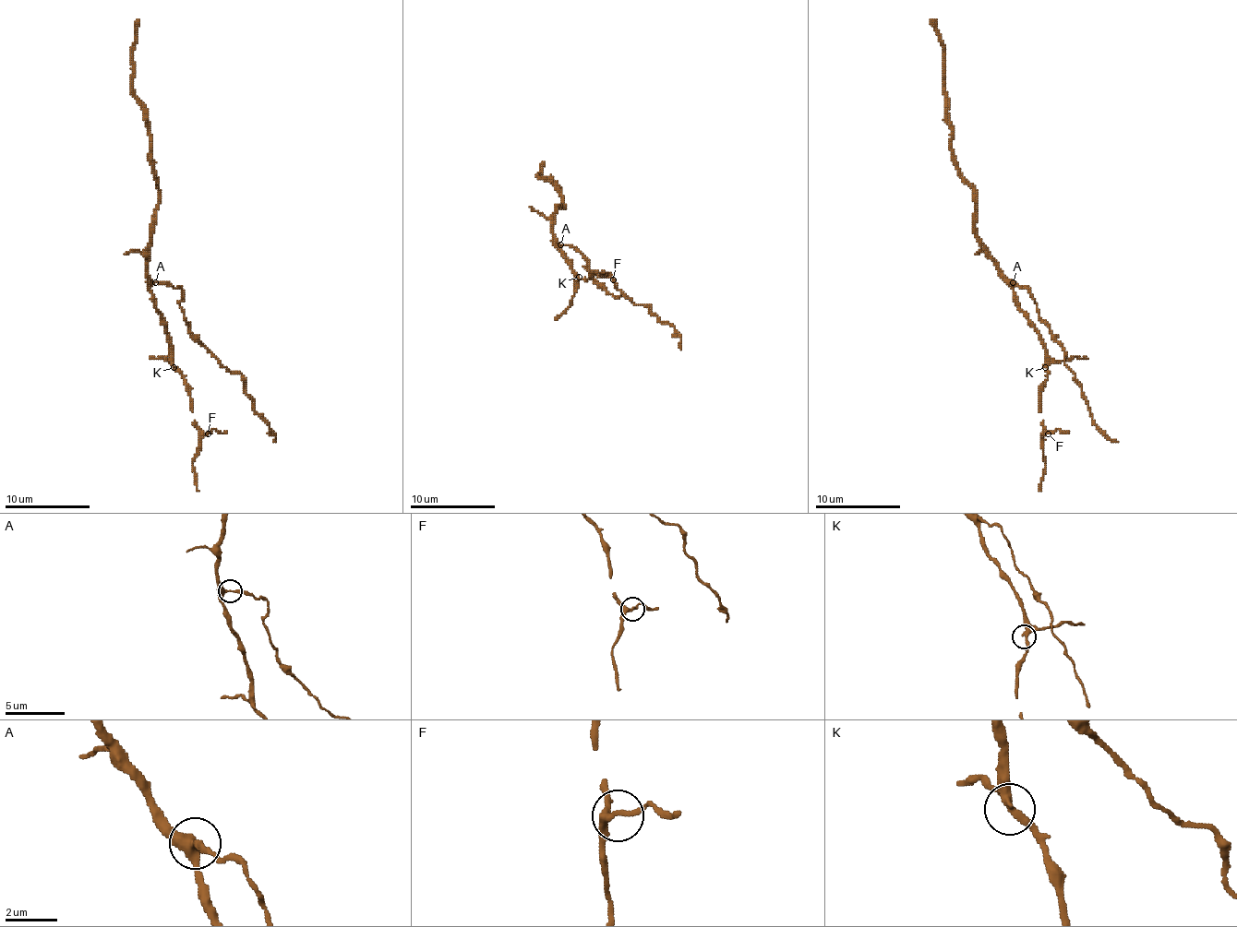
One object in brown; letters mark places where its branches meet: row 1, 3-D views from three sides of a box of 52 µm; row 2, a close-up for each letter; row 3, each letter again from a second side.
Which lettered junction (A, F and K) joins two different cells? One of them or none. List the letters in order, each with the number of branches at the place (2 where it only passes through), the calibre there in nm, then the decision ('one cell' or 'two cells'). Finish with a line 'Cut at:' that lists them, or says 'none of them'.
A: 3 branches meet; 260 nm thick; one cell
F: 3 branches meet; 220 nm thick; one cell
K: 3 branches meet; 280 nm thick; one cell
Cut at: none of them

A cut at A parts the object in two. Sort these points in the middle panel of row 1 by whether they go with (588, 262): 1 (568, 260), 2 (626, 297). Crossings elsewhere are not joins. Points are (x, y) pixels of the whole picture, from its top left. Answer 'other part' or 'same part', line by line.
1: other part
2: other part

